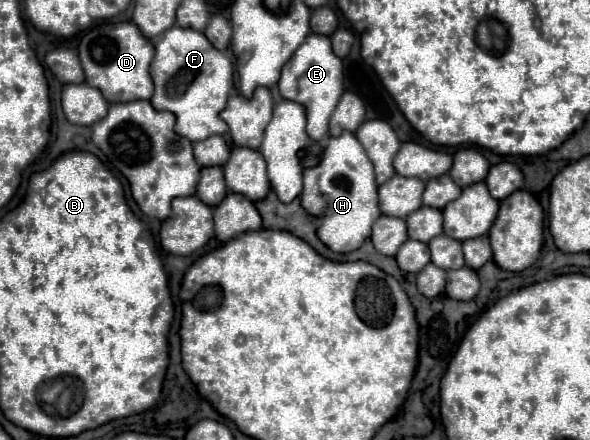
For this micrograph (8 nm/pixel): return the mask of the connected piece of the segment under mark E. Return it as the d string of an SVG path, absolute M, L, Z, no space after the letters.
M310 34L306 42L296 50L292 60L282 68L278 88L282 98L300 102L306 106L306 116L308 116L306 132L312 140L322 142L328 136L328 122L330 122L332 110L336 108L336 102L340 100L340 94L344 92L342 60L332 52L330 38L320 34Z

